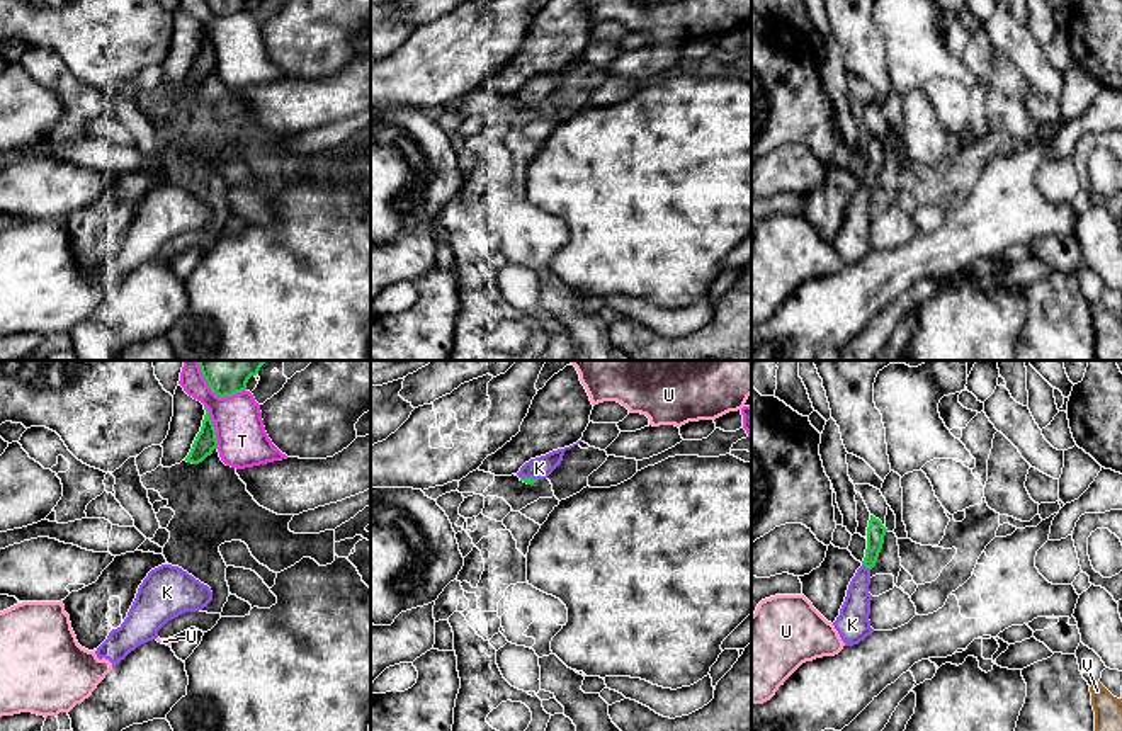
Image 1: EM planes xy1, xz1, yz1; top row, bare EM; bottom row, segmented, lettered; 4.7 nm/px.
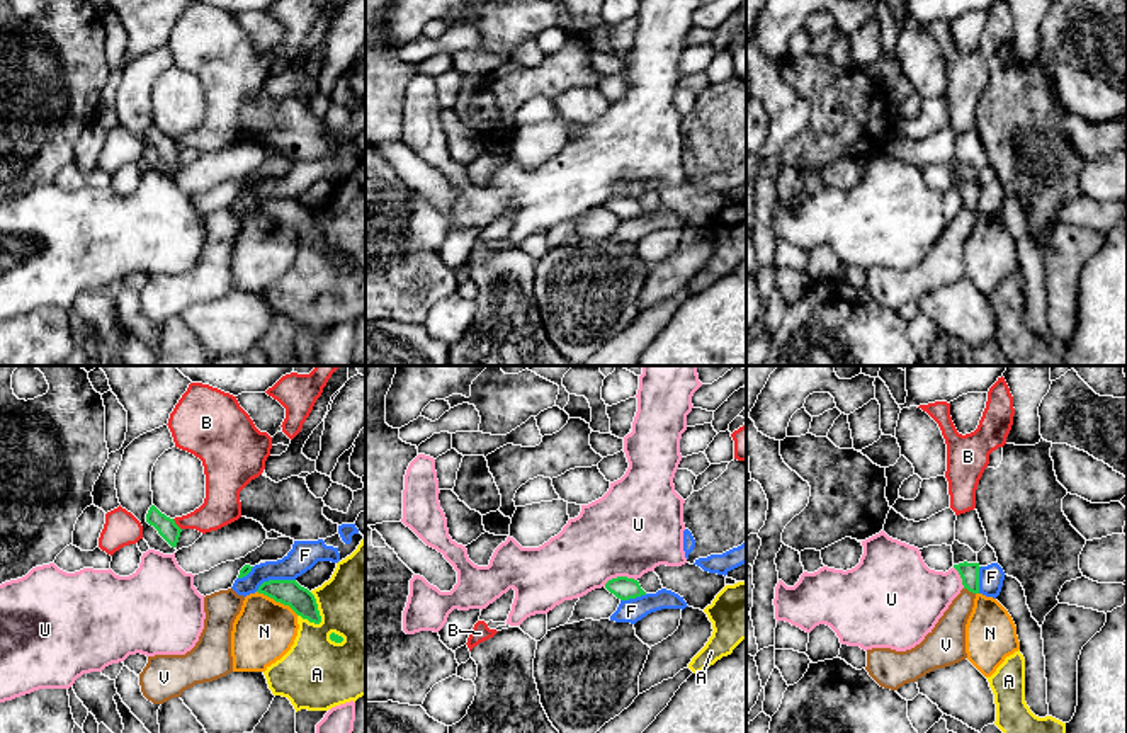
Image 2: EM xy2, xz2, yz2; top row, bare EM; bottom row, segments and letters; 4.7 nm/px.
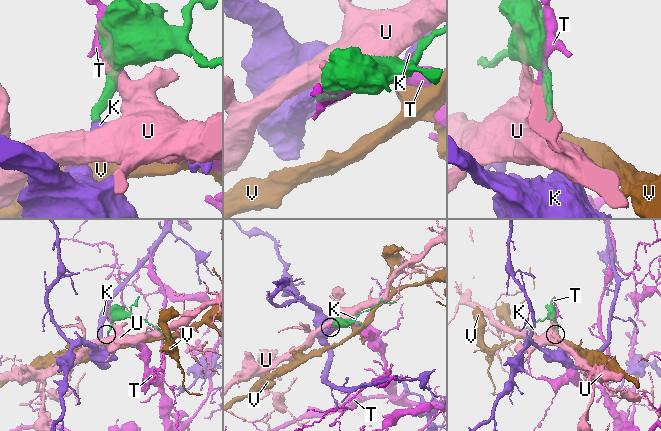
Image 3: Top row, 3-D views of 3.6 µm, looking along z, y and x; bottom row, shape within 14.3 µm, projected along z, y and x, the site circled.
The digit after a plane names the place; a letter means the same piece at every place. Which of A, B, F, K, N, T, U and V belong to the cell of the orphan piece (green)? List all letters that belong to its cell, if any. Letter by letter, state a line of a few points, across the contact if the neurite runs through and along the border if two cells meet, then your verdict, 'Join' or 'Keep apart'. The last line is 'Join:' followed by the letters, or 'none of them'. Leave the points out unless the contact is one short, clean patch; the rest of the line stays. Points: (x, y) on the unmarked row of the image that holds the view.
A: Keep apart
B: Keep apart
F: Line: xy2 (294, 198), (269, 198), (255, 210). Keep apart
K: Line: yz1 (876, 150), (874, 167), (866, 186), (859, 203), (854, 235). Join
N: Line: xy2 (257, 210), (288, 223), (298, 233). Keep apart
T: Keep apart
U: Keep apart
V: Line: yz2 (964, 206), (974, 213). Keep apart
Join: K

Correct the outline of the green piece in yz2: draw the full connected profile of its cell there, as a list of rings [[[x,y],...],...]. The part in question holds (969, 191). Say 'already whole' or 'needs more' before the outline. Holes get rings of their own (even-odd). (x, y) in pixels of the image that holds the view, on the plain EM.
already whole | [[[964,180],[954,184],[954,187],[959,190],[964,207],[967,207],[972,213],[979,213],[979,182]]]

